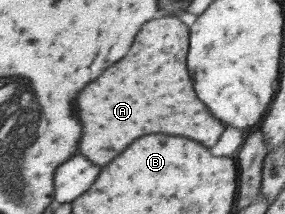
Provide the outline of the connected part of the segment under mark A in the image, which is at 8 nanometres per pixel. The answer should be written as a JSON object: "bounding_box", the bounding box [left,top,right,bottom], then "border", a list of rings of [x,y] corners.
{"bounding_box":[76,16,224,166],"border":[[[164,16],[146,22],[136,34],[130,52],[78,94],[76,104],[82,122],[78,152],[104,166],[136,138],[156,132],[186,136],[204,146],[214,146],[224,132],[224,124],[196,98],[186,70],[186,52],[188,26],[178,18]]]}

